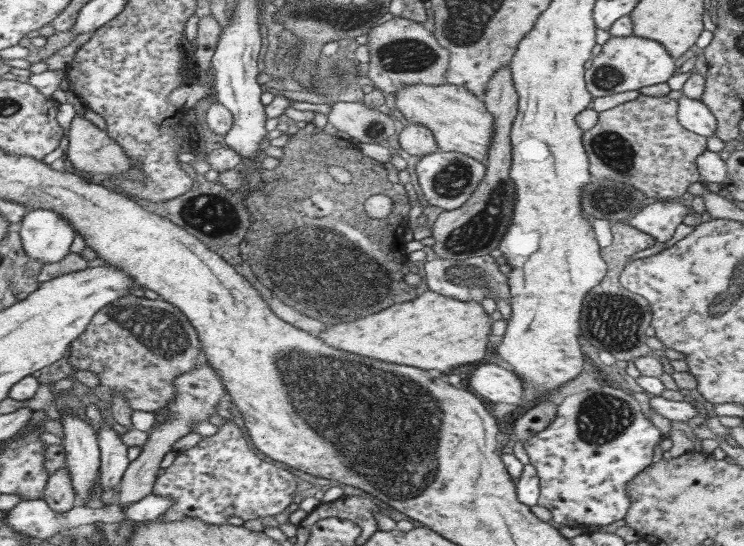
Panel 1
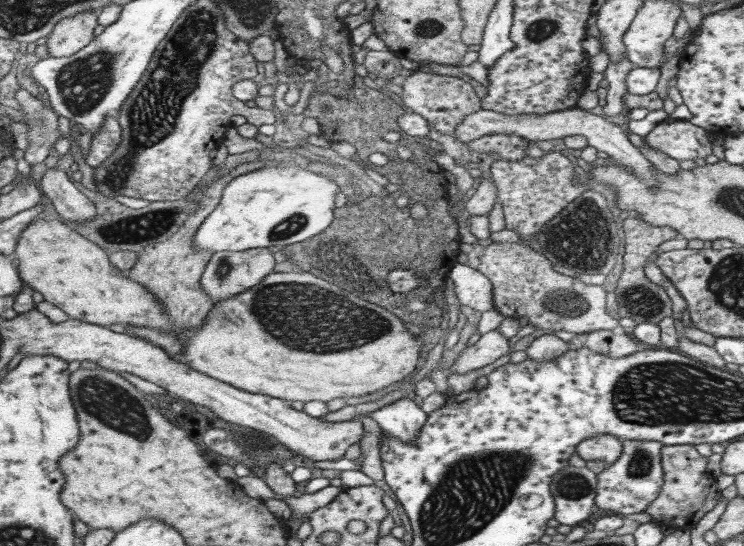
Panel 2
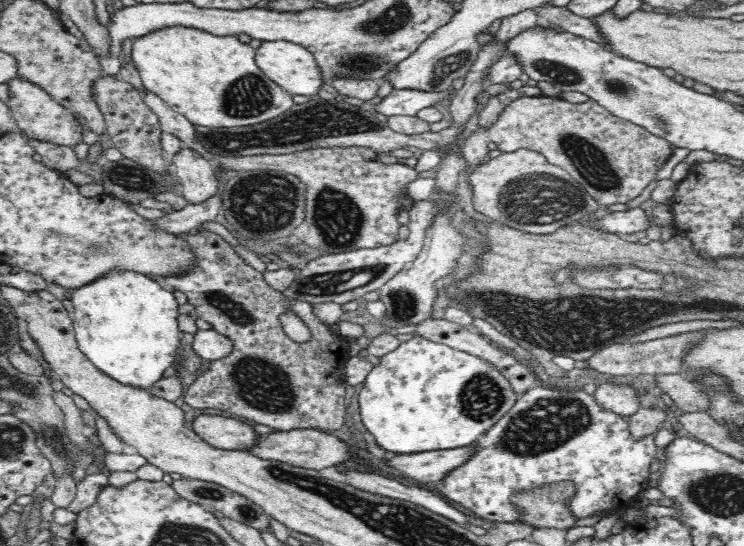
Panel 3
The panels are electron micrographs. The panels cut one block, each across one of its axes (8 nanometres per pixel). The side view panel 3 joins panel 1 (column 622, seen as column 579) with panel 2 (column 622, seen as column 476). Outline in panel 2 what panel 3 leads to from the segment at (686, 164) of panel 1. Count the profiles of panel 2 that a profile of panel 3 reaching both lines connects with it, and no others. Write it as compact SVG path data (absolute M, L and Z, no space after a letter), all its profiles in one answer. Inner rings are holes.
M578 106L567 108L566 110L557 110L548 114L502 114L492 110L480 109L478 112L467 114L457 124L455 138L469 143L474 139L489 134L513 134L528 139L536 140L554 140L554 138L566 138L567 136L582 135L587 138L589 146L594 146L600 152L606 152L610 157L617 160L617 164L622 167L628 166L647 184L655 187L655 166L640 153L640 150L628 139L622 126L609 122L607 116L590 113L587 109L580 109Z

